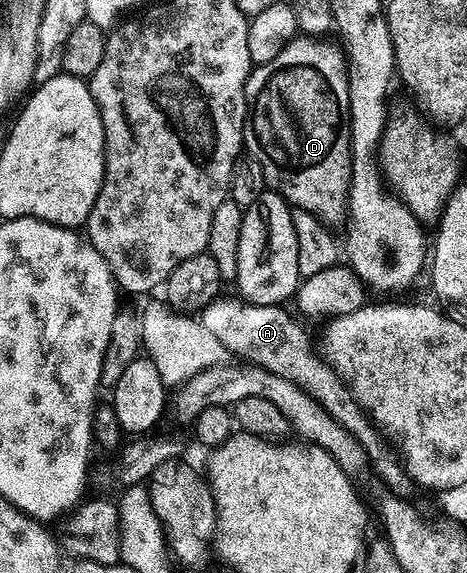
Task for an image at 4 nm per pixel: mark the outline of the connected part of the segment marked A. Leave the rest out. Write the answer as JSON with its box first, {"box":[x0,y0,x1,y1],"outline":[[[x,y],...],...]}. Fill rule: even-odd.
{"box":[200,297,408,489],"outline":[[[219,297],[203,307],[200,318],[204,329],[209,329],[216,341],[224,345],[231,356],[245,361],[260,369],[268,369],[268,373],[276,373],[276,377],[284,377],[300,389],[304,389],[333,417],[360,445],[364,445],[364,453],[370,459],[370,467],[379,475],[381,482],[391,489],[402,489],[408,483],[408,476],[402,470],[401,462],[395,457],[391,446],[384,440],[382,433],[371,423],[369,416],[359,406],[354,395],[343,383],[342,379],[327,366],[325,360],[310,349],[310,341],[301,325],[285,310],[285,306],[261,307],[255,303],[247,303],[241,298],[225,299]]]}

